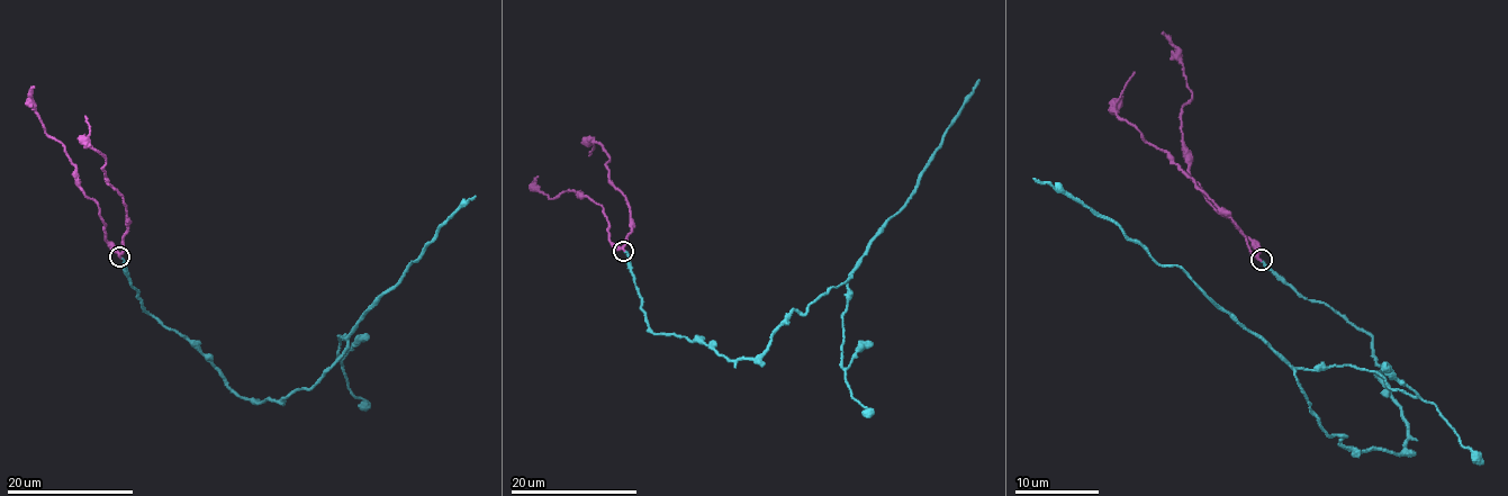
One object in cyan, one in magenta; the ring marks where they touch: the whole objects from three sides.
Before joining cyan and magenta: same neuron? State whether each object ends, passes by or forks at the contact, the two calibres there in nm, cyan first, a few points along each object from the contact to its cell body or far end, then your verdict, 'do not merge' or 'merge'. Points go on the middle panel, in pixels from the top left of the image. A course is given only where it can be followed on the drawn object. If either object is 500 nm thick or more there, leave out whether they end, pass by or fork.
cyan ends | magenta passes by | 170/190 nm | cyan via (624, 251), (653, 333), (757, 359), (793, 310), (850, 277), (978, 80) | magenta via (624, 251), (610, 240), (603, 208), (579, 192), (568, 190), (549, 198), (535, 186), (536, 177) | merge

